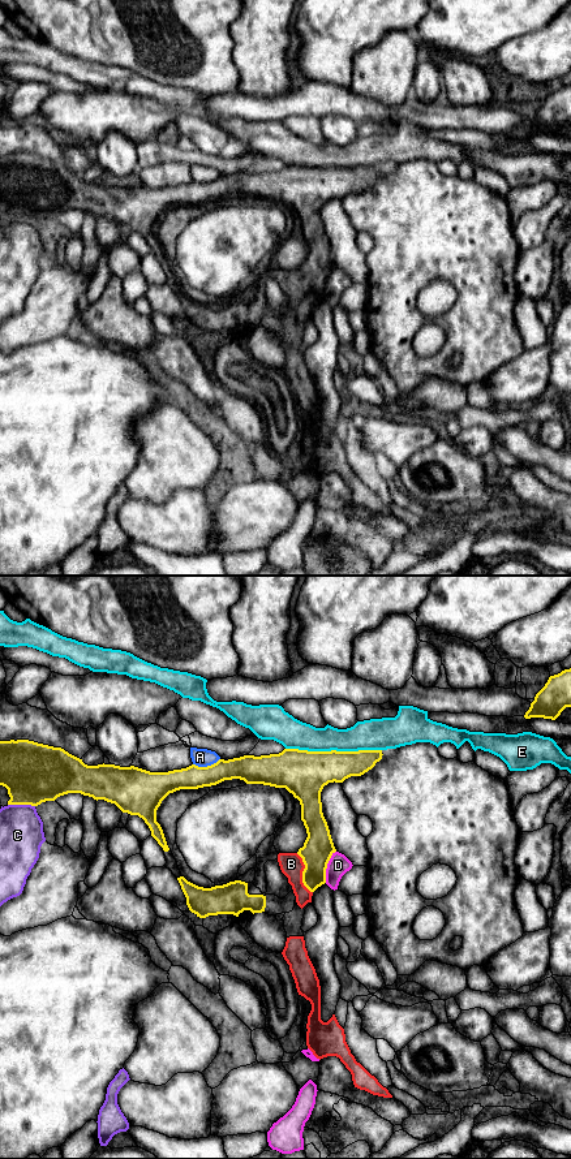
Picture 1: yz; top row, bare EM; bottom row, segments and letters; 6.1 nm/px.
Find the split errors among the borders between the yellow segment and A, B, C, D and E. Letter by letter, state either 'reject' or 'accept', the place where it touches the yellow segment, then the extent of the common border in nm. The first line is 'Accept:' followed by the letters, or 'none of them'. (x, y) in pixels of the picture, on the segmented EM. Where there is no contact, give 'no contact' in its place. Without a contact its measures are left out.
Accept: B
A: reject; contact yz (207, 766); length 170 nm
B: accept; contact yz (303, 873); length 260 nm
C: reject; contact yz (21, 804); length 170 nm
D: reject; contact yz (326, 866); length 220 nm
E: reject; contact yz (334, 750); length 600 nm

